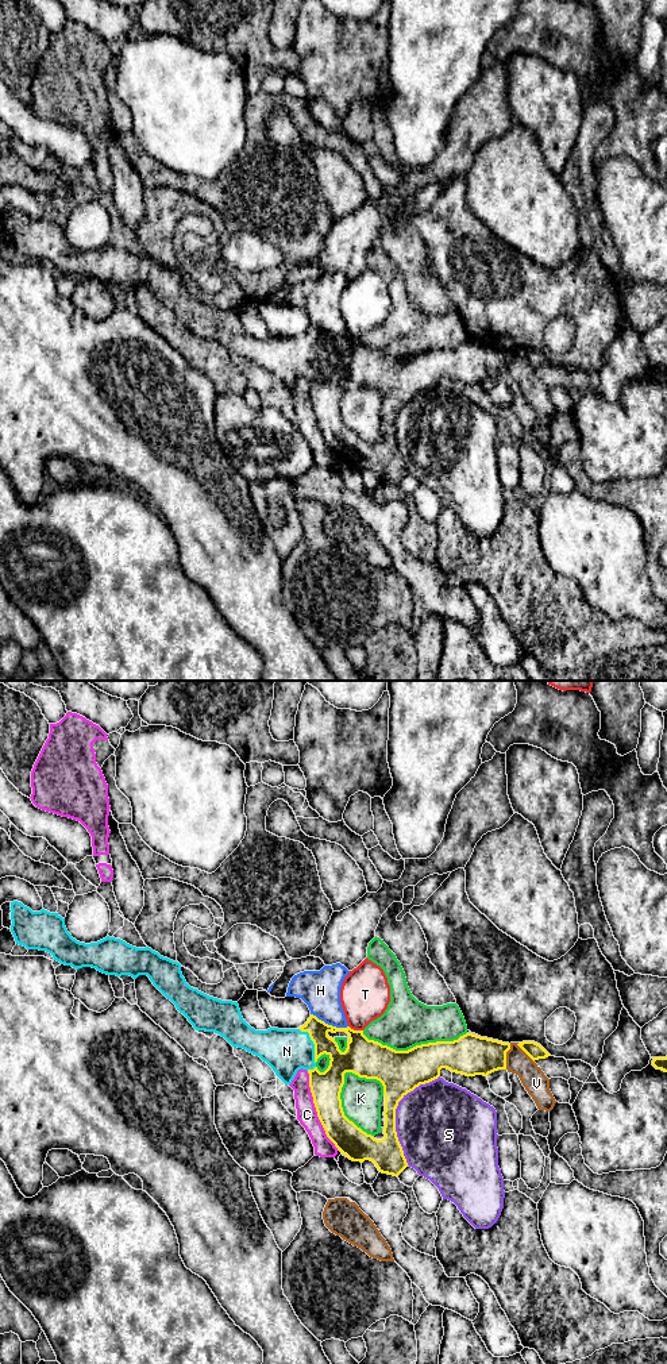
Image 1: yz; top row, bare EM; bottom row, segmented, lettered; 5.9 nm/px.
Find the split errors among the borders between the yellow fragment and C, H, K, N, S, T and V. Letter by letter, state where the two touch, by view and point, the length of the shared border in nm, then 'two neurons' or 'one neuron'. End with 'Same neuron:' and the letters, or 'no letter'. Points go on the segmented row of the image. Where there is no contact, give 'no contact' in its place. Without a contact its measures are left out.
C: yz (316, 1110) | 500 nm | two neurons
H: yz (330, 1025) | 240 nm | two neurons
K: yz (340, 1106) | 420 nm | two neurons
N: yz (313, 1043) | 240 nm | one neuron
S: yz (394, 1113) | 550 nm | two neurons
T: yz (355, 1031) | 90 nm | two neurons
V: yz (505, 1056) | 160 nm | two neurons
Same neuron: N

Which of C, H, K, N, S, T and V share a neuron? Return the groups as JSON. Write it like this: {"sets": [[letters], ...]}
{"sets": [["C"], ["H"], ["K"], ["N"], ["S"], ["T"], ["V"]]}

